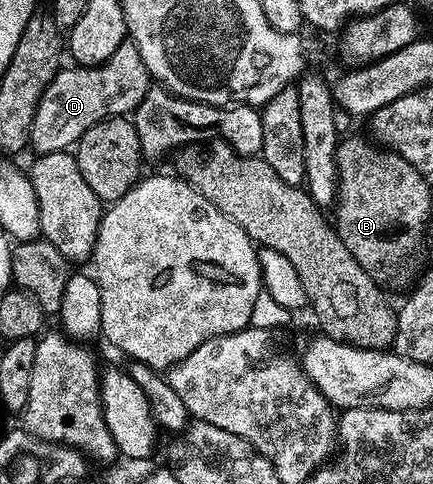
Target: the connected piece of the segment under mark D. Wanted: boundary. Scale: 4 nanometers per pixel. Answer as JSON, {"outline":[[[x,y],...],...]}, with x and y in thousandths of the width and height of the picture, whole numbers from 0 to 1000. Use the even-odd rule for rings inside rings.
{"outline":[[[293,81],[259,105],[259,114],[233,134],[206,138],[169,138],[171,143],[136,140],[134,153],[120,163],[120,171],[102,188],[92,205],[92,221],[83,221],[83,246],[74,246],[74,271],[69,273],[72,310],[81,318],[141,316],[178,302],[180,289],[222,254],[247,250],[252,242],[289,242],[307,236],[319,215],[333,205],[333,196],[351,180],[346,149],[333,138],[333,122],[323,122],[323,105],[309,95],[307,85]]]}

